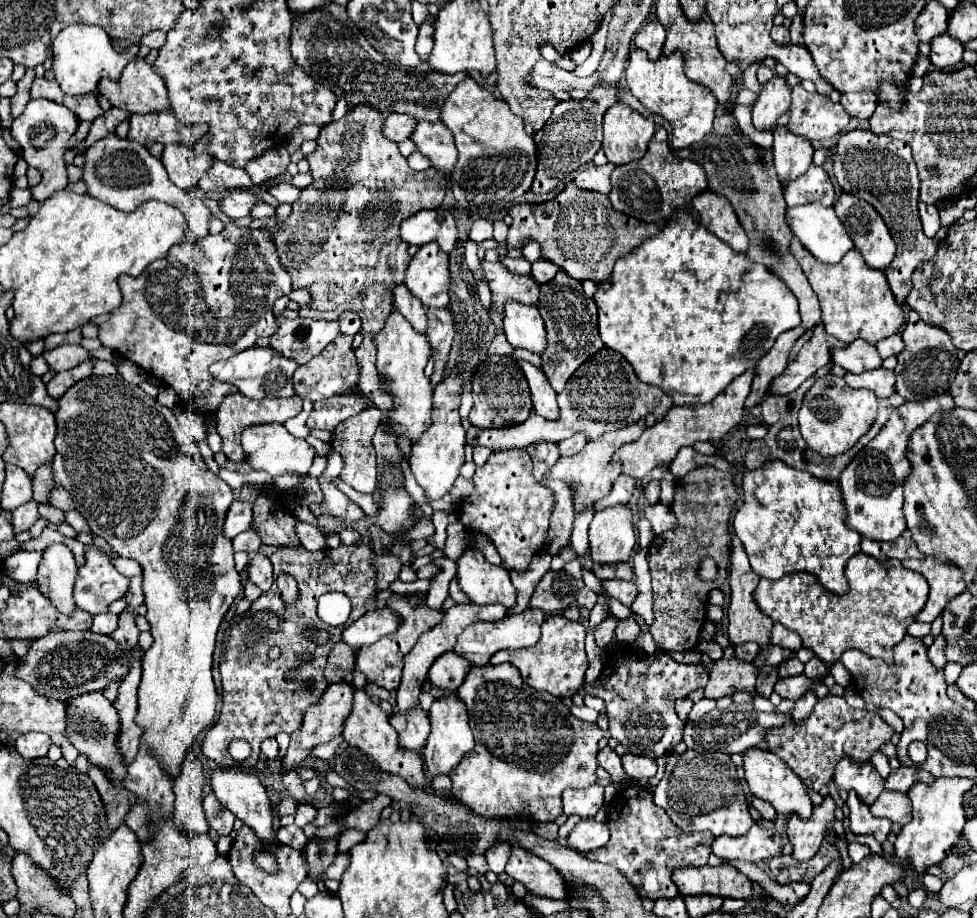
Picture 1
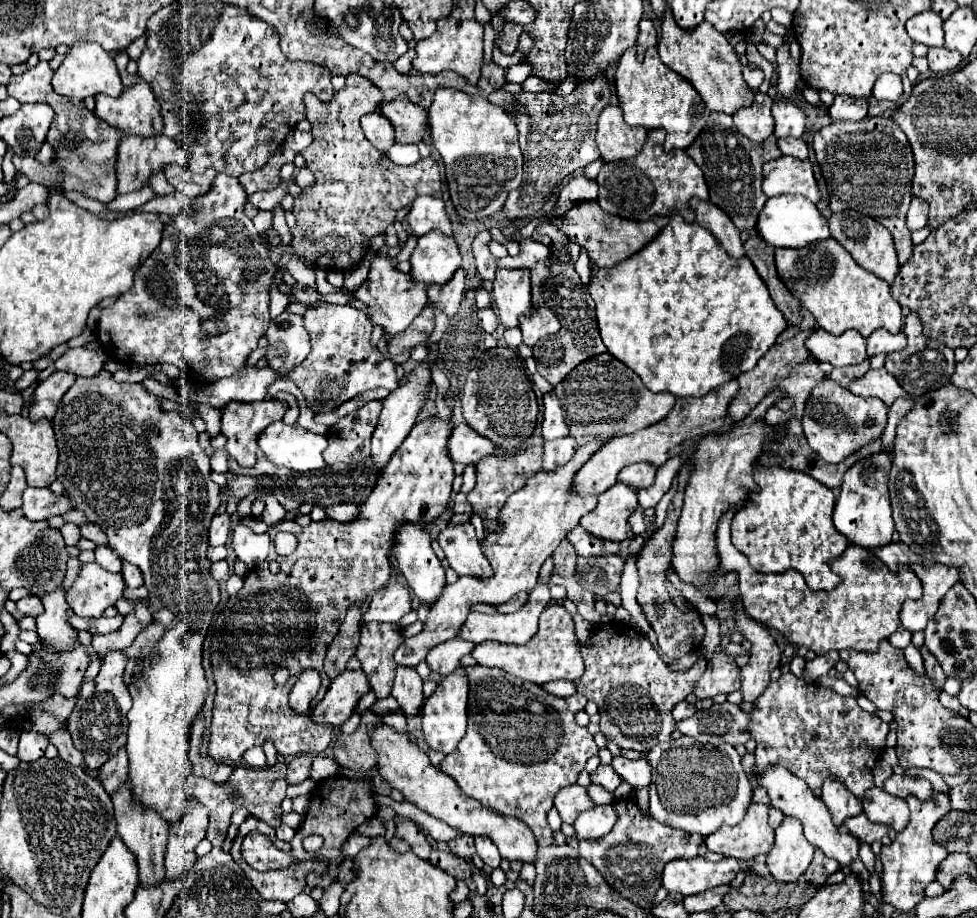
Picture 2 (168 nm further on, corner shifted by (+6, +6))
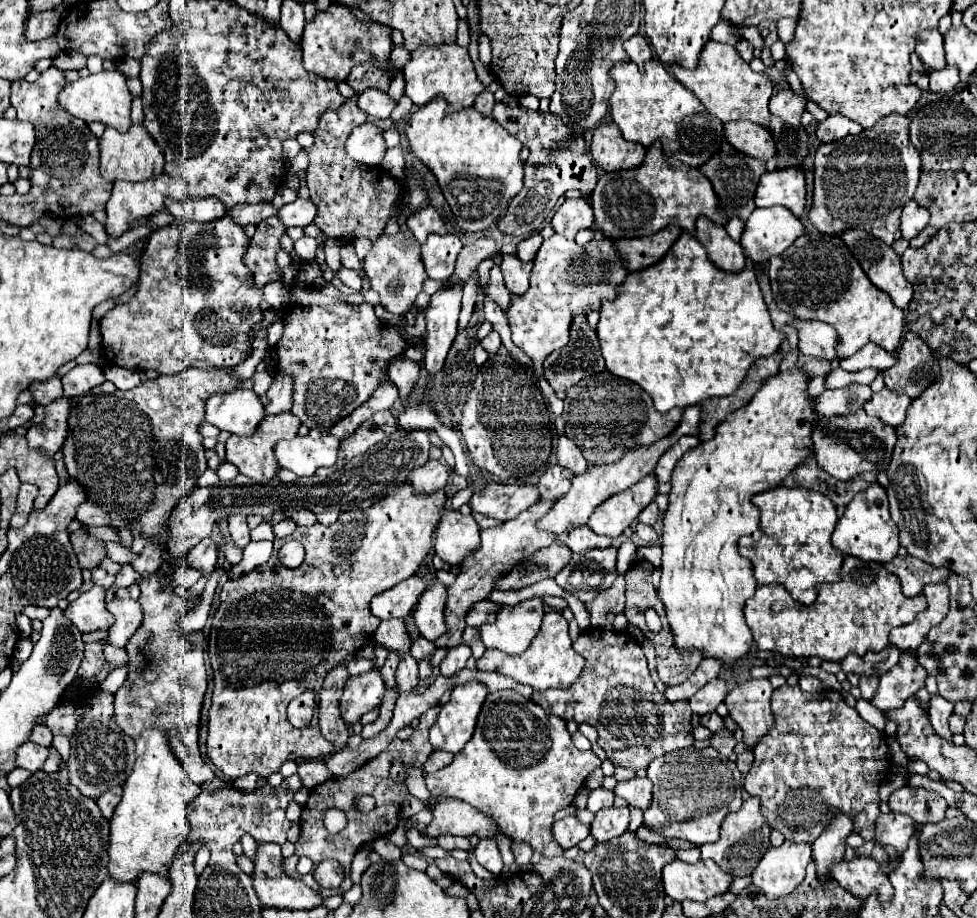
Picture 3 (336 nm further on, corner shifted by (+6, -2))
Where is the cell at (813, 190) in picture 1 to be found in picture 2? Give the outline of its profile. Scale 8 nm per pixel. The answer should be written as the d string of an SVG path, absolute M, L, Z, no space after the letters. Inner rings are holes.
M779 157L763 167L763 191L767 197L797 193L817 203L821 199L811 163L795 157Z

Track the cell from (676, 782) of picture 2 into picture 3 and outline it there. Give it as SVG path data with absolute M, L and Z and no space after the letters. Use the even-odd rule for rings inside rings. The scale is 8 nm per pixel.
M683 747L677 751L665 753L665 755L651 761L651 765L647 767L647 777L653 783L653 801L645 809L645 821L643 823L663 837L679 837L679 839L687 839L695 845L713 843L721 835L723 819L729 813L739 811L743 805L743 799L741 799L743 775L739 773L735 761L731 761L729 757L723 757L713 747L703 747L703 749Z

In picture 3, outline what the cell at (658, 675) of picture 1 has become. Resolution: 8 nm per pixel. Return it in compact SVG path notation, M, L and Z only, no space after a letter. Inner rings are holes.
M585 629L579 639L573 643L573 647L579 651L579 655L585 657L585 667L569 689L549 689L549 691L535 691L533 701L545 707L545 711L563 717L567 721L577 723L589 723L599 733L599 745L605 749L607 757L613 761L615 767L627 767L627 769L647 769L647 765L669 751L677 751L685 745L691 745L691 707L687 701L667 701L663 693L659 693L653 685L653 679L649 675L647 657L643 653L643 647L633 641L625 631L615 629Z

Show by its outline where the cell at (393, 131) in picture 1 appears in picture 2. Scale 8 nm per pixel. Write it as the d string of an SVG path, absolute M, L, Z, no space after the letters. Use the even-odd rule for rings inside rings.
M375 111L361 117L361 129L365 137L371 141L371 145L377 147L381 153L385 153L393 145L393 139L395 139L393 125L381 113Z

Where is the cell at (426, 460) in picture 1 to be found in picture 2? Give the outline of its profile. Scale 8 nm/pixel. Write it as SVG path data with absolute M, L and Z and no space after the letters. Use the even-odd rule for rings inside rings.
M437 417L425 419L415 423L407 439L401 443L401 447L393 453L391 461L385 465L373 493L359 505L359 517L351 523L337 523L333 519L321 521L321 523L309 523L307 527L299 527L295 521L281 521L275 527L271 527L267 533L275 537L277 531L291 531L295 533L299 545L297 549L287 555L279 557L281 571L271 573L267 567L267 561L261 563L261 567L255 567L245 575L243 587L231 595L223 607L223 611L213 619L213 641L211 641L211 663L213 663L213 679L217 685L215 693L215 707L213 707L213 721L211 721L211 741L209 741L209 755L215 761L241 761L243 753L255 745L263 745L265 741L271 741L279 755L301 755L301 753L323 753L331 739L333 739L333 727L327 723L315 723L309 715L297 715L289 703L287 695L291 687L295 685L297 677L305 669L315 669L321 675L321 689L315 697L315 705L323 699L329 679L323 671L323 659L329 643L339 631L339 623L345 619L347 609L353 603L369 603L373 593L383 587L391 577L391 549L393 549L393 537L397 533L397 527L405 523L413 523L419 527L427 527L431 521L435 521L447 507L451 485L455 479L453 461L447 455L447 441L451 435L453 423L443 421ZM285 667L289 669L289 679L285 685L277 685L273 681L273 673Z

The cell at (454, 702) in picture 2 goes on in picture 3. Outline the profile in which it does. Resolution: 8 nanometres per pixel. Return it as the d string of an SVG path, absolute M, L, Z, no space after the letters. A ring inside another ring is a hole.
M479 681L457 685L451 691L451 699L441 707L437 721L429 729L429 743L433 749L443 749L449 753L461 751L473 735L485 695L487 687Z

